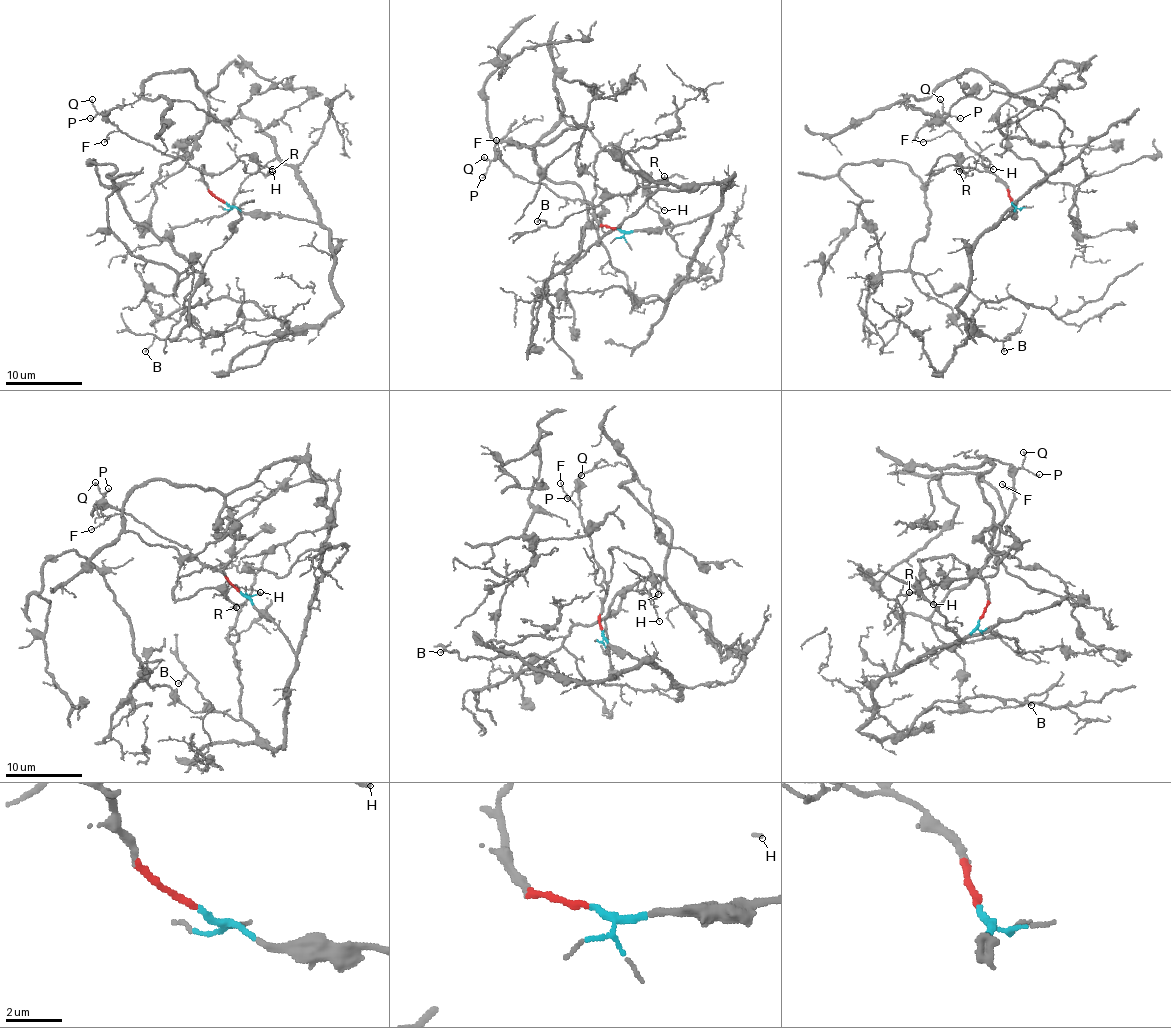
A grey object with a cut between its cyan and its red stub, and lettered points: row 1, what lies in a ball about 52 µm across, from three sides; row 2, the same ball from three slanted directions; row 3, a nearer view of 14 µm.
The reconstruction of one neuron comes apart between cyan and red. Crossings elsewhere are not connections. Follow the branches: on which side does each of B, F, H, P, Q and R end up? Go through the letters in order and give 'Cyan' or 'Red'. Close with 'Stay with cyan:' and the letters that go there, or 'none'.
B: Cyan
F: Red
H: Red
P: Red
Q: Red
R: Red
Stay with cyan: B

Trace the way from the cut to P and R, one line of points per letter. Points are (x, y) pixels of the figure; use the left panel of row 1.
P: (224, 201), (180, 157), (164, 155), (153, 145), (126, 135), (105, 116), (89, 118)
R: (224, 201), (211, 191), (201, 164), (203, 170), (220, 174), (242, 155), (248, 155), (261, 172), (273, 170)

